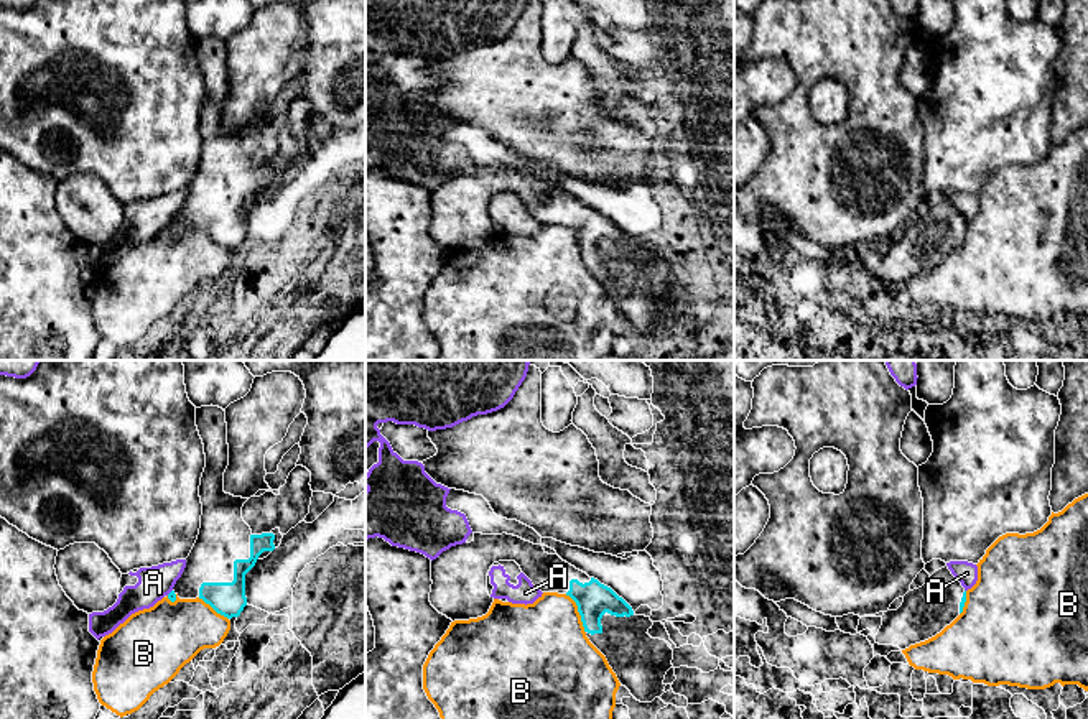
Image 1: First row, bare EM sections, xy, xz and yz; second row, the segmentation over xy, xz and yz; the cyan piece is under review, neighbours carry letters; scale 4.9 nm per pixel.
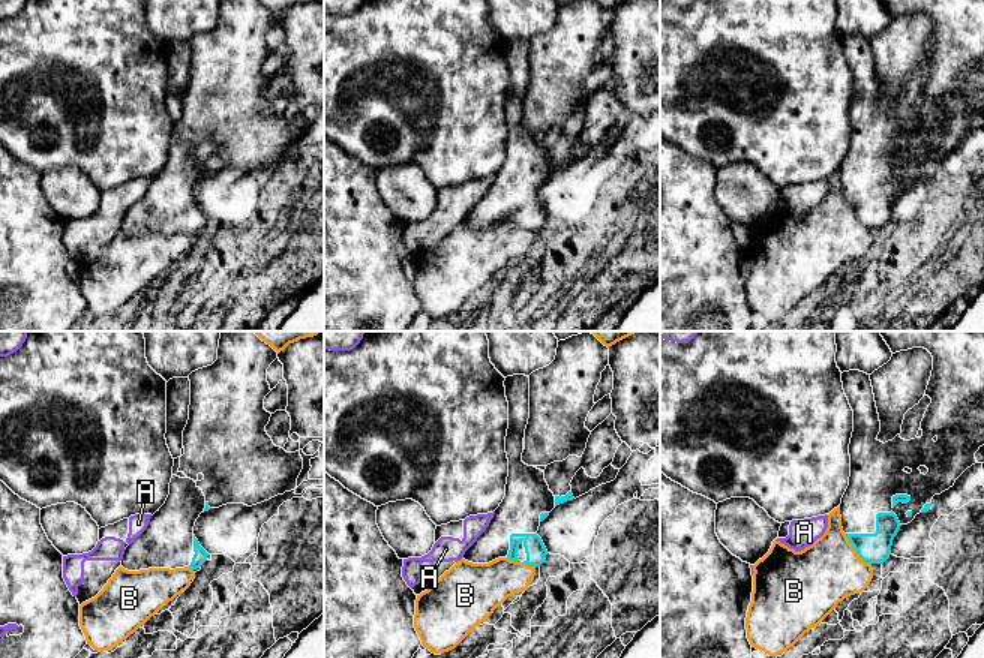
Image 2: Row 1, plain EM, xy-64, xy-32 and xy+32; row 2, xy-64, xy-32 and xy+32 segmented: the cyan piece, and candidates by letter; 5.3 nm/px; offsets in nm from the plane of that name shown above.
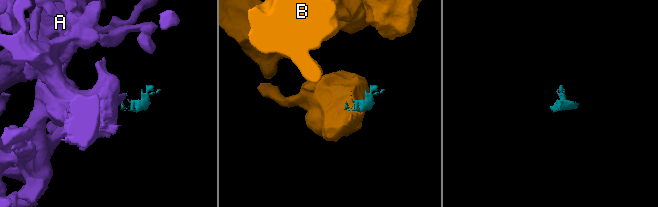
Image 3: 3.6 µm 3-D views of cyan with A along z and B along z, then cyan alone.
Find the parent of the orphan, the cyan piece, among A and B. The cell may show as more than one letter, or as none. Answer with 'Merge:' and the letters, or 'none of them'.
Merge: none of them

